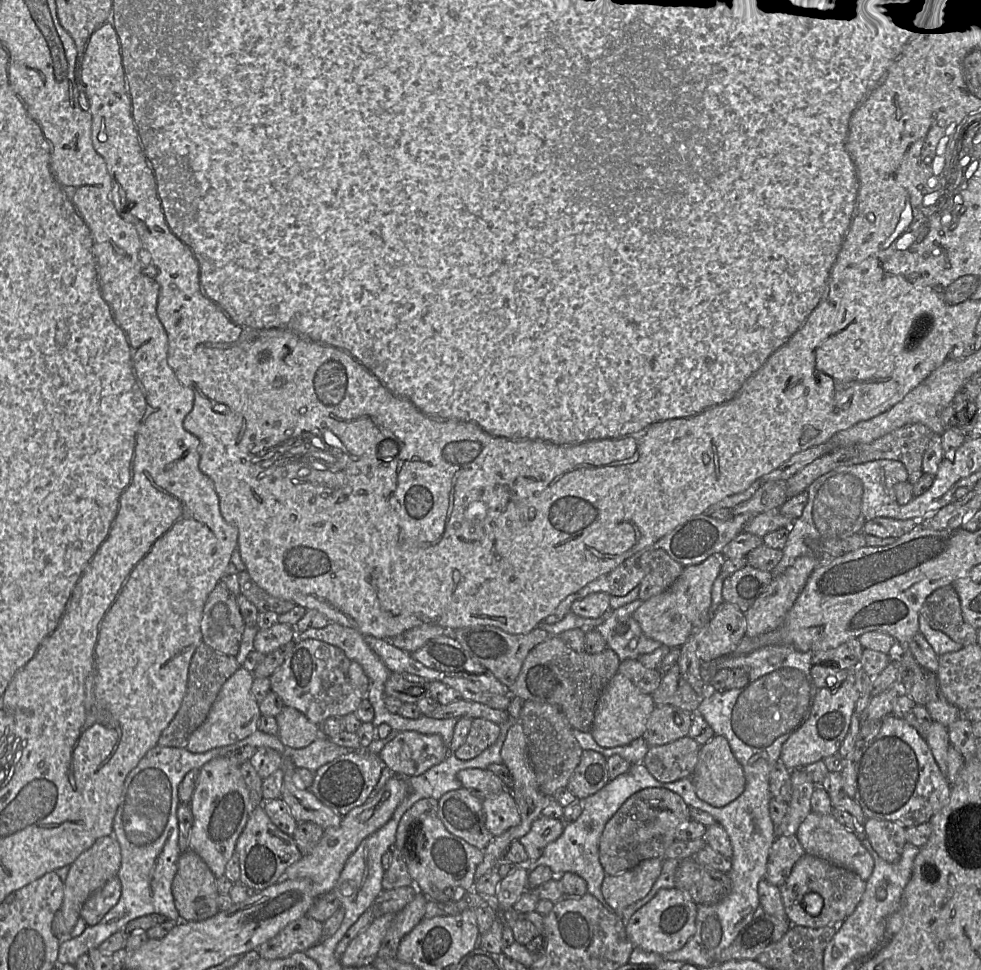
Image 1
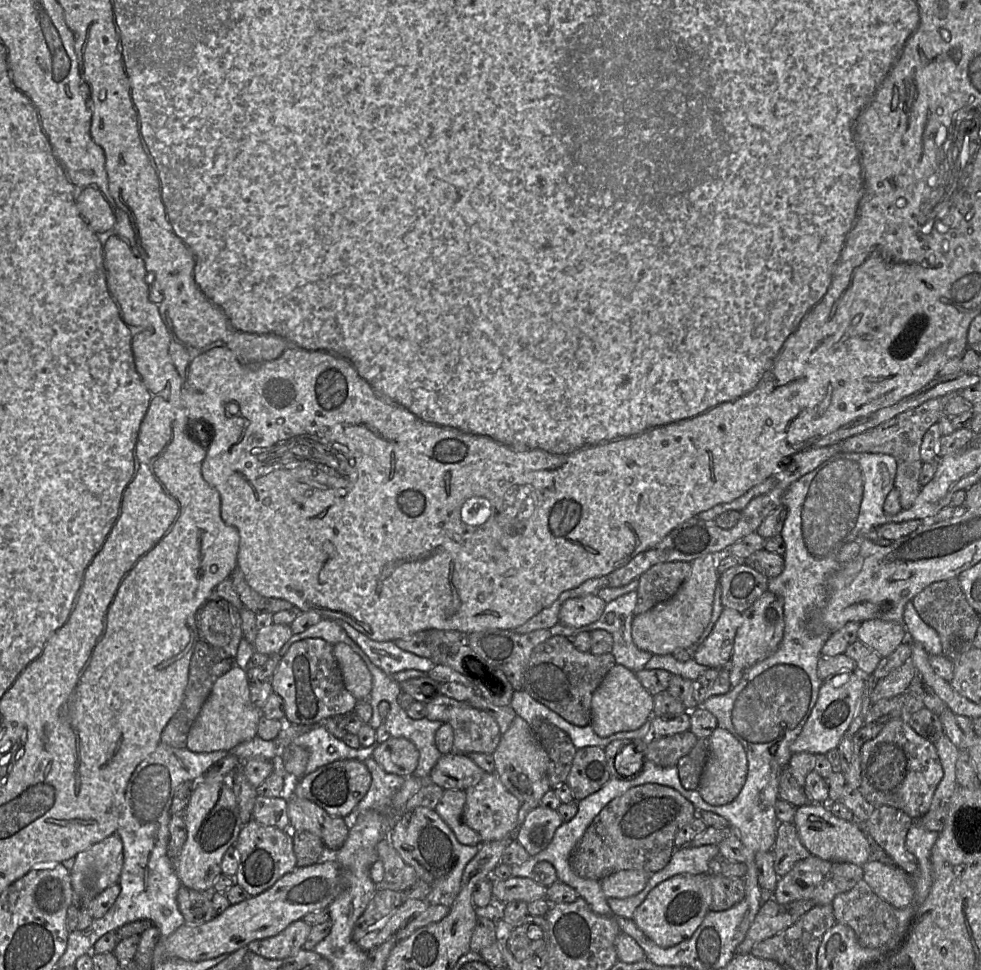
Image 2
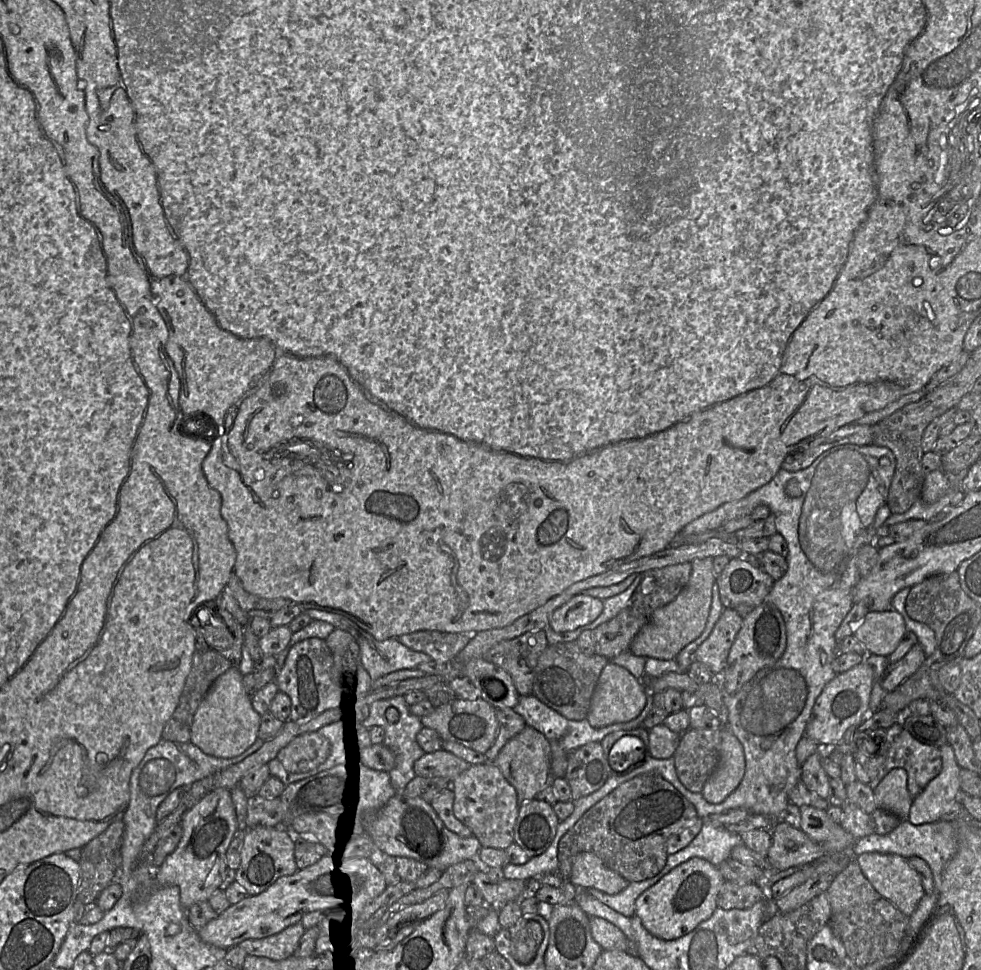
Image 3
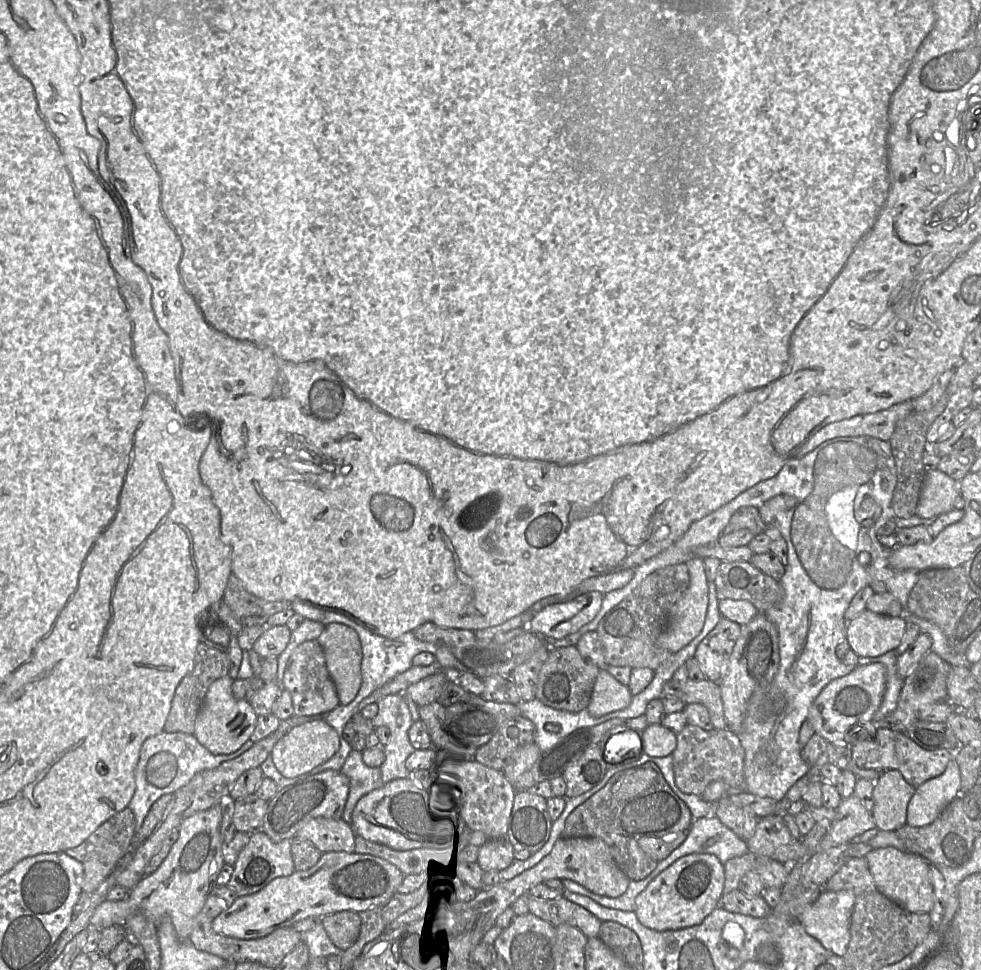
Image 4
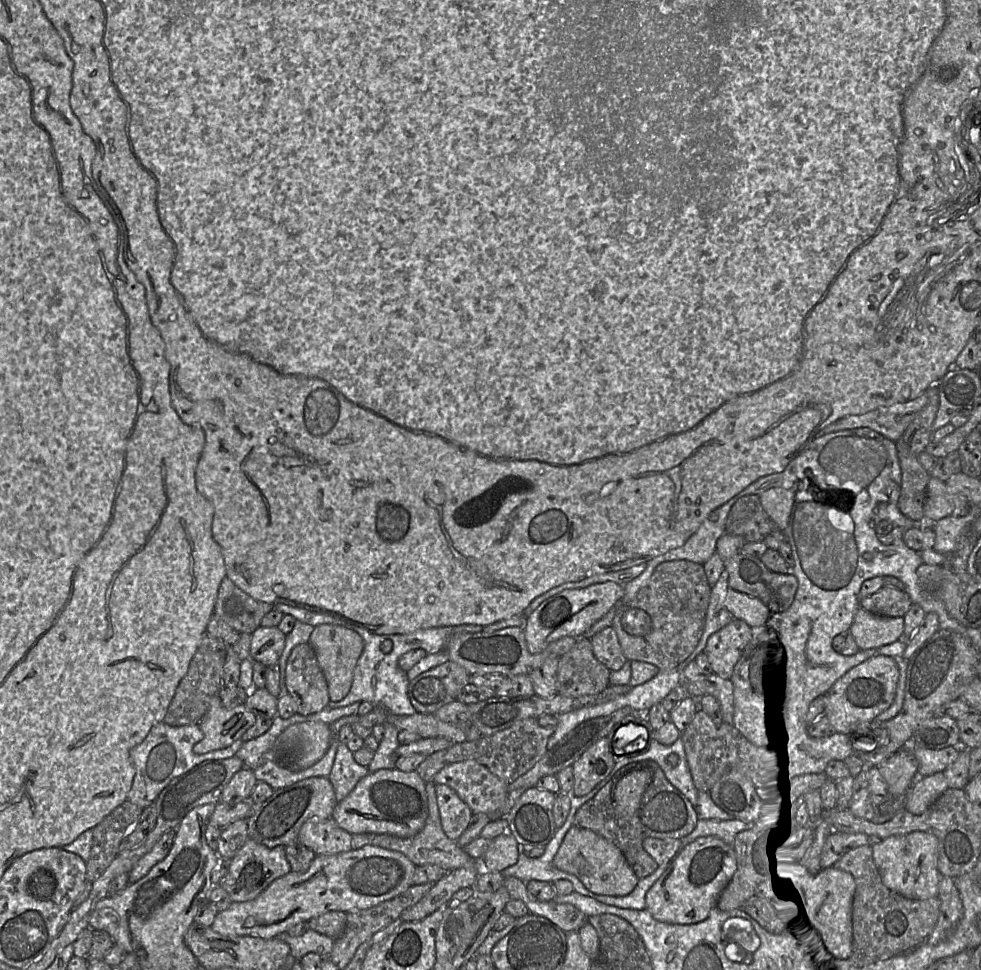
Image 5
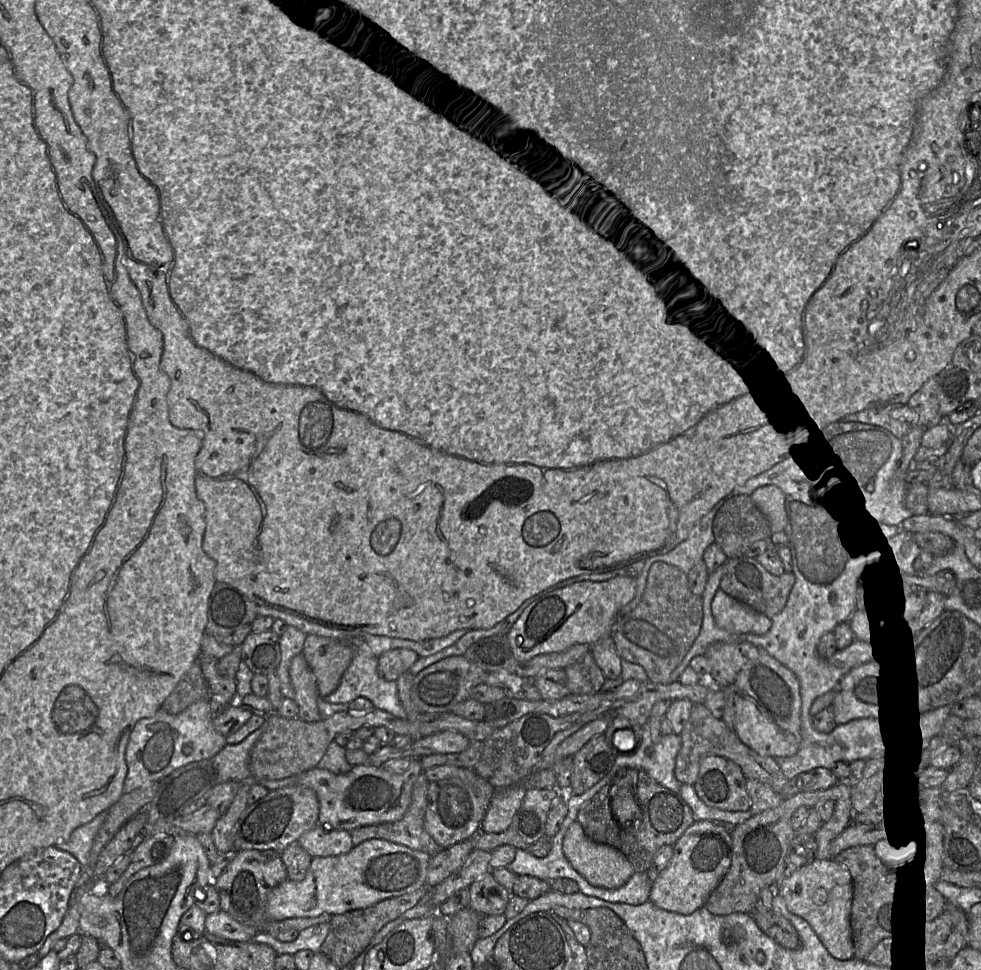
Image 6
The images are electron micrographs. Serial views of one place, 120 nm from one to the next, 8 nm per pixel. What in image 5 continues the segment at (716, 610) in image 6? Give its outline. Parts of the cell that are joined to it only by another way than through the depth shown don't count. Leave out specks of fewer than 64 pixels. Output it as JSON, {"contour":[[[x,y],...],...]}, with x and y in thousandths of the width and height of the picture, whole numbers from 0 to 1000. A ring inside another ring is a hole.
{"contour":[[[742,607],[738,626],[747,638],[758,640],[766,648],[775,649],[785,638],[782,626],[772,616]]]}

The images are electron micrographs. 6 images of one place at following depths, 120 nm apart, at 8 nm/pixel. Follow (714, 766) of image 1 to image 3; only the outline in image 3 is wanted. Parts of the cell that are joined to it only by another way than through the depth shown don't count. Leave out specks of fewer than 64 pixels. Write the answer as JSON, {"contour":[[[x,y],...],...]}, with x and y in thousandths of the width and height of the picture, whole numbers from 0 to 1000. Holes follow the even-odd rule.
{"contour":[[[736,749],[733,788],[717,810],[717,822],[725,829],[737,827],[752,811],[758,797],[757,769],[741,749]]]}

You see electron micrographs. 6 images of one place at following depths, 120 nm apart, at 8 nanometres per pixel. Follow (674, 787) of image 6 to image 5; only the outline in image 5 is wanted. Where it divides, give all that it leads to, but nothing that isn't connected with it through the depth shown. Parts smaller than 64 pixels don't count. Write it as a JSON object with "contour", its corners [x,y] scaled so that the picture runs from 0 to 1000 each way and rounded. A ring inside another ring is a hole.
{"contour":[[[663,760],[661,771],[653,777],[653,784],[655,787],[670,787],[680,804],[708,831],[712,814],[702,796],[696,765],[693,761],[685,768],[679,769]]]}

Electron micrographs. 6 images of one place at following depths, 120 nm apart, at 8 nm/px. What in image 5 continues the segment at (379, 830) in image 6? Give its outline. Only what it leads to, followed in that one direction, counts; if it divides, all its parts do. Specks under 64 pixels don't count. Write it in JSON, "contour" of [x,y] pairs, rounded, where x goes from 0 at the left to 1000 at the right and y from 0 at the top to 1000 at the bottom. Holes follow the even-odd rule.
{"contour":[[[441,806],[434,807],[434,819],[436,824],[436,842],[428,858],[416,864],[409,864],[396,860],[358,860],[359,876],[366,875],[373,871],[385,872],[396,876],[409,878],[424,893],[444,892],[454,896],[456,899],[475,893],[482,893],[484,890],[488,891],[487,888],[477,882],[465,867],[461,867],[453,859],[445,829],[443,808]]]}

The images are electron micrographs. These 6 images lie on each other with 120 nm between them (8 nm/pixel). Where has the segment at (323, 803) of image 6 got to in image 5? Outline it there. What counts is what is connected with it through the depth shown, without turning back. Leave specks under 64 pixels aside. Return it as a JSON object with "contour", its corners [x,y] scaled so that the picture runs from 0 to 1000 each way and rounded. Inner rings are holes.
{"contour":[[[388,793],[370,801],[340,833],[337,843],[357,860],[396,860],[416,864],[428,858],[436,842],[434,806],[424,795]]]}

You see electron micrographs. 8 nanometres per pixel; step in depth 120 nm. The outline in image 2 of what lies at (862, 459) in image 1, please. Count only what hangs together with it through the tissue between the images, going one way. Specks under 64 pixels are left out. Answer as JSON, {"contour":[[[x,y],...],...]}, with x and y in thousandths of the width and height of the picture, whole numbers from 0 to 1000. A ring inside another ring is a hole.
{"contour":[[[977,405],[948,411],[934,421],[925,423],[909,432],[896,437],[878,447],[869,449],[856,457],[857,466],[895,467],[909,470],[914,478],[911,503],[916,506],[917,520],[920,525],[930,522],[938,507],[937,492],[940,482],[938,460],[944,444],[963,428],[963,419]]]}

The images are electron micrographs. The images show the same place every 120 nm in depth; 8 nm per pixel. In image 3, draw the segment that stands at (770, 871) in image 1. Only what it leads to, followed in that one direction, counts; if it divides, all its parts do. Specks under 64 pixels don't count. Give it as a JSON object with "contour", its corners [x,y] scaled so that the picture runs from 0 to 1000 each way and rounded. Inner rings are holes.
{"contour":[[[792,846],[785,859],[787,869],[782,887],[788,897],[799,898],[823,892],[844,880],[839,872],[801,846]]]}

